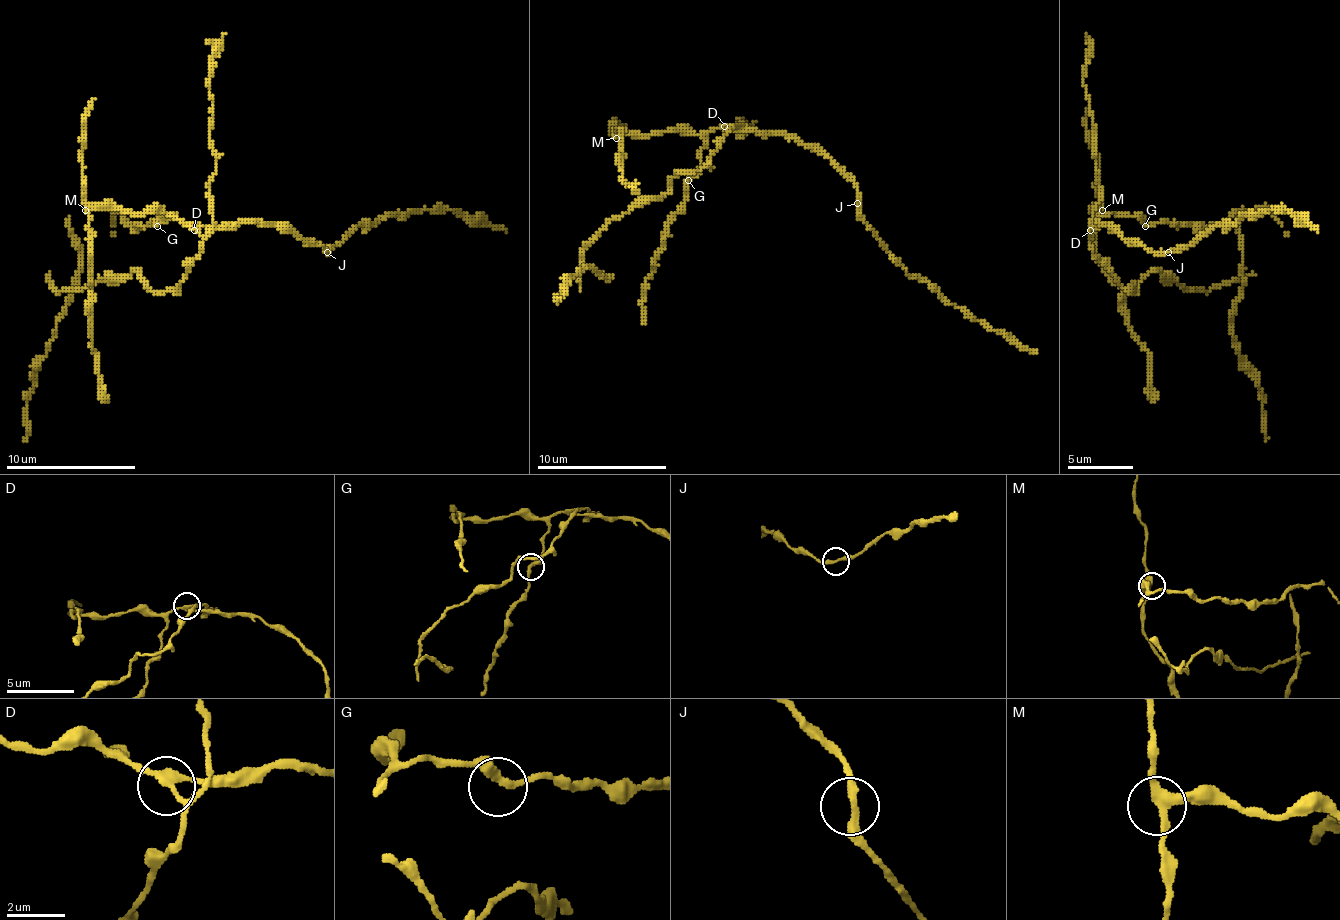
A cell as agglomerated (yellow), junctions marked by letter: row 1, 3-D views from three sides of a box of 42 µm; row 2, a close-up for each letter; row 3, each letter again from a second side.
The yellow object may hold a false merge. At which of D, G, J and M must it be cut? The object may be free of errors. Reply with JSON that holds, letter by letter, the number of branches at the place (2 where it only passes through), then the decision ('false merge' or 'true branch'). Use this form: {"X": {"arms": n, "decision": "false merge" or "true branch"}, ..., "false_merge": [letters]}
{"D": {"arms": 4, "decision": "false merge"}, "G": {"arms": 2, "decision": "true branch"}, "J": {"arms": 2, "decision": "true branch"}, "M": {"arms": 3, "decision": "true branch"}, "false_merge": ["D"]}

